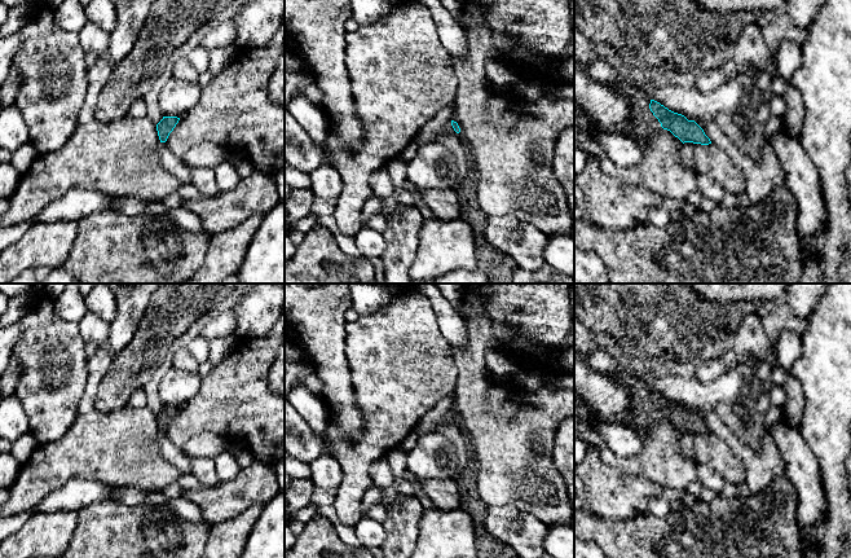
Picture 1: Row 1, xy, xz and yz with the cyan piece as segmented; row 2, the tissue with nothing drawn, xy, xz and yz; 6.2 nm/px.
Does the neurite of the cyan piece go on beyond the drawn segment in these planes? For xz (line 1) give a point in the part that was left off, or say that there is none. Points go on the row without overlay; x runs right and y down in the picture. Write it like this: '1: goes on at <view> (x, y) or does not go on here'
1: does not go on here

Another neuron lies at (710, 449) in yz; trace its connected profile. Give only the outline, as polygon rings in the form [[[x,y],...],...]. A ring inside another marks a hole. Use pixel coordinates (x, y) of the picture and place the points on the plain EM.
[[[696,434],[695,454],[698,463],[713,467],[724,478],[726,483],[744,482],[746,475],[744,463],[719,436]]]

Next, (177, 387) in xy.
[[[168,369],[160,381],[158,395],[163,407],[181,408],[199,391],[202,378],[197,373]]]

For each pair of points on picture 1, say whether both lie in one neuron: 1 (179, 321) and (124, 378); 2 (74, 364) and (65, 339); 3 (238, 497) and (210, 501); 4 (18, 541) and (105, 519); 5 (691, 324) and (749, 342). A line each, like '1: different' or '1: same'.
1: same
2: same
3: same
4: different
5: different

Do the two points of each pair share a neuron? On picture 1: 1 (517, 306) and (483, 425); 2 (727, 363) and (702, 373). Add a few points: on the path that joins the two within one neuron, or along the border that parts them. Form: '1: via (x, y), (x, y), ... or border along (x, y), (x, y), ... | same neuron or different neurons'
1: via (488, 335), (473, 350), (473, 395) | same neuron
2: via (721, 364), (709, 369) | same neuron

